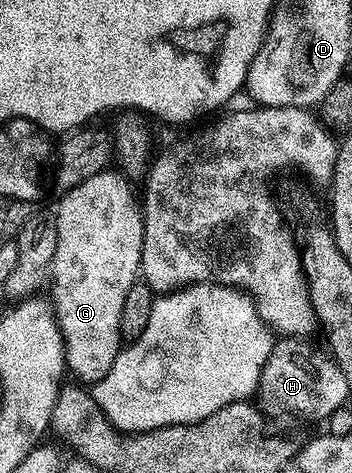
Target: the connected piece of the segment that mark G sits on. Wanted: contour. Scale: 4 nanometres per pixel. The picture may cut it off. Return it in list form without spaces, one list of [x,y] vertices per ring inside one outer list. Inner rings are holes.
[[[103,170],[93,177],[82,182],[81,185],[74,187],[68,193],[59,197],[60,205],[54,211],[54,219],[56,229],[58,230],[58,250],[54,250],[54,262],[50,273],[50,289],[52,288],[52,296],[50,295],[50,303],[56,318],[56,324],[60,328],[60,333],[64,336],[64,359],[66,368],[69,373],[72,372],[77,376],[80,382],[95,382],[101,380],[102,377],[110,370],[110,366],[114,366],[114,358],[120,353],[122,347],[122,337],[120,335],[120,323],[122,322],[122,305],[126,294],[130,291],[130,286],[134,286],[138,282],[141,275],[140,259],[142,258],[142,246],[144,245],[144,213],[142,211],[141,201],[132,193],[133,185],[127,176],[119,171]]]

